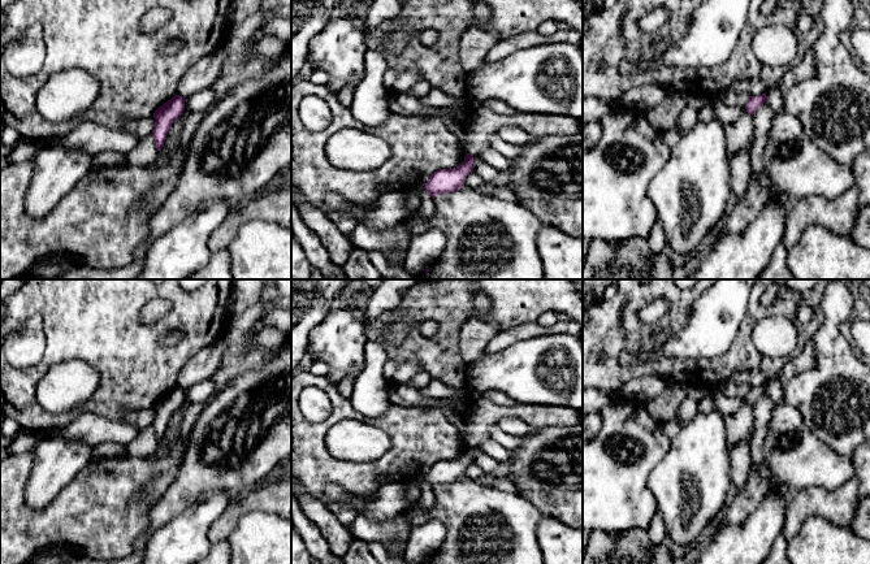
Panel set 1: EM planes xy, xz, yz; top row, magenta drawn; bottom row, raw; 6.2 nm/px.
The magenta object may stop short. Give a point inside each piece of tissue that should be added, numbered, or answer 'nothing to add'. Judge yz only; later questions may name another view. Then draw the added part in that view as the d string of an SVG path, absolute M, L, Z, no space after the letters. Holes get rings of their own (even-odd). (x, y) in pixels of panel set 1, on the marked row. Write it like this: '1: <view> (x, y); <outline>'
nothing to add

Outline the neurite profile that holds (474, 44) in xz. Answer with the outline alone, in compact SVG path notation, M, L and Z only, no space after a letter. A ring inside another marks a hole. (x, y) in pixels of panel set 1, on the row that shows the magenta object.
M477 27L464 31L456 44L456 55L463 73L479 68L489 49L502 40L499 34L490 34Z

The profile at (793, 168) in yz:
M783 109L771 117L763 170L758 177L750 178L745 195L730 212L726 220L727 231L744 231L771 196L791 204L810 195L836 199L852 187L852 166L836 162L814 146L800 120Z

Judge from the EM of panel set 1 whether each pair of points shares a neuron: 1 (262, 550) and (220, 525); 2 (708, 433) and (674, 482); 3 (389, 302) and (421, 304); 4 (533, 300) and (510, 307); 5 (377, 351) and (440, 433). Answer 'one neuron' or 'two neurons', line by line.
1: two neurons
2: one neuron
3: two neurons
4: one neuron
5: two neurons

